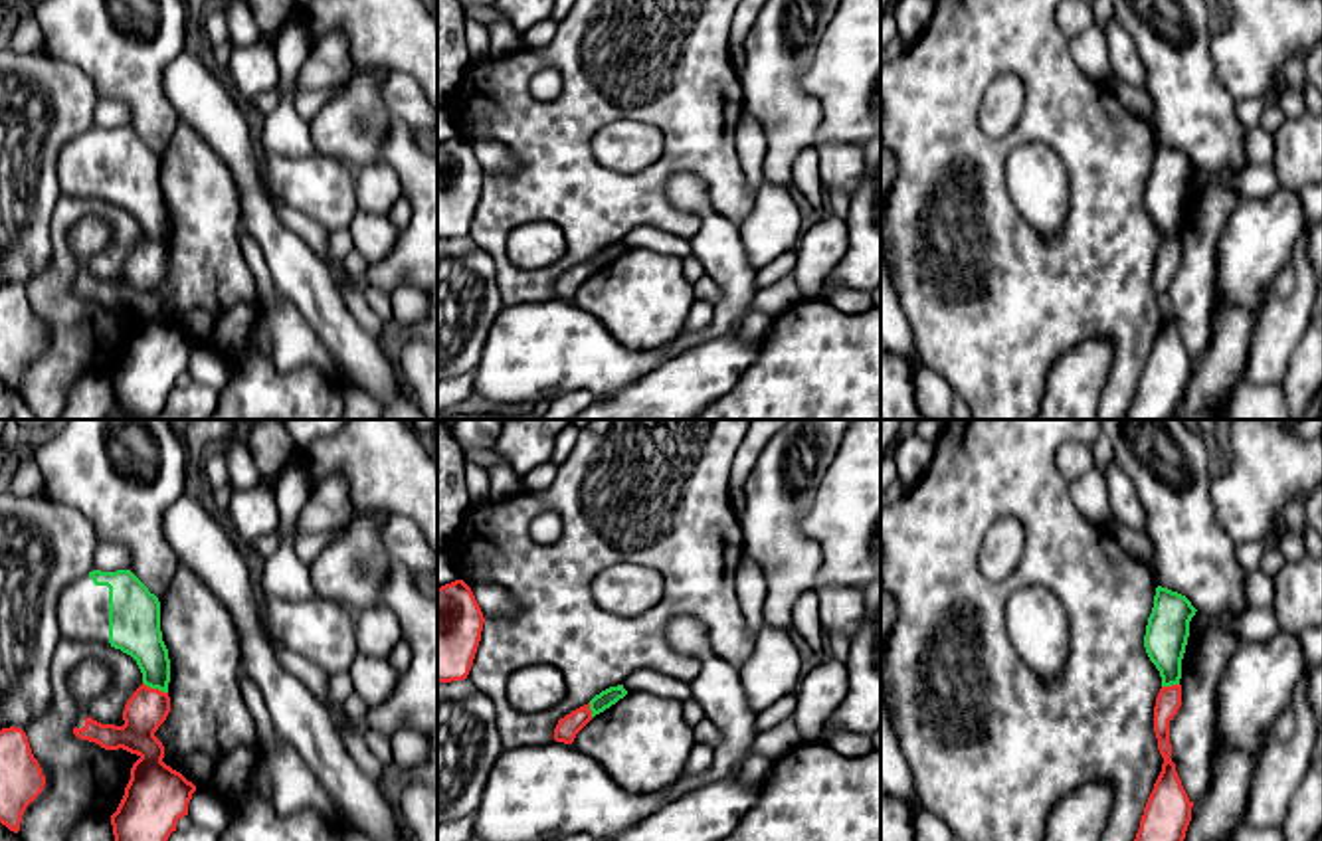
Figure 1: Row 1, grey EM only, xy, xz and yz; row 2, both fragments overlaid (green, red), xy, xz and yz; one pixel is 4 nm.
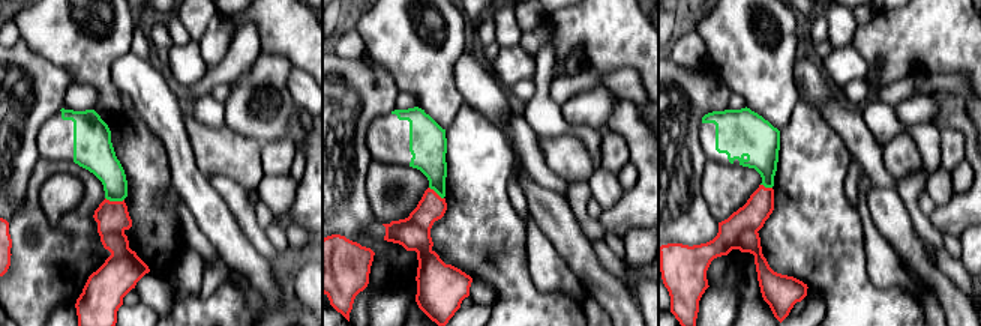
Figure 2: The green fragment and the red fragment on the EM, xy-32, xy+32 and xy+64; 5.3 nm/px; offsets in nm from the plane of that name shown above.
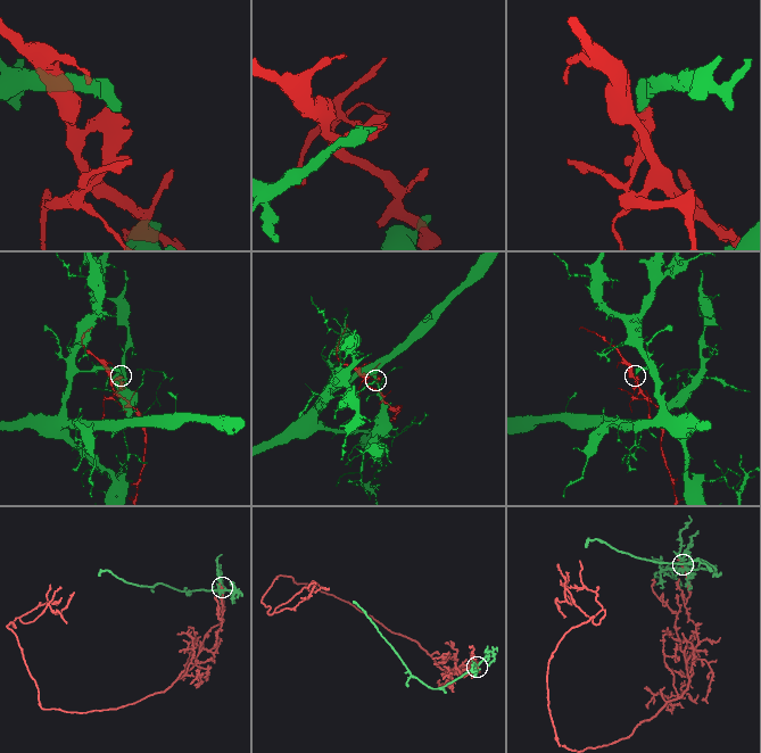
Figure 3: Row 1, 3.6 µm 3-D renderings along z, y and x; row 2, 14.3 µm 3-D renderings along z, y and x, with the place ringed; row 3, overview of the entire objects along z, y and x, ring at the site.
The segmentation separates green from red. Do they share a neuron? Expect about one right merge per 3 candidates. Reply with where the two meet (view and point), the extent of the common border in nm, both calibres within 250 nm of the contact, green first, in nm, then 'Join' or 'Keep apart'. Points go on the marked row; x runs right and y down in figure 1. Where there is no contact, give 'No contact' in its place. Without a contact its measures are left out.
Touches green at xy (155, 687). Shared border 120 nm. Thickness 200 nm (green) against 170 nm. Keep apart

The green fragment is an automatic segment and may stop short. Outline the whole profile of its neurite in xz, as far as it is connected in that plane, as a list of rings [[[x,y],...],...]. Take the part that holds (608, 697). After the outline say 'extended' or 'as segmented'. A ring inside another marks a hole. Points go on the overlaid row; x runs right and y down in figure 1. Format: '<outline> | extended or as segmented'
[[[623,685],[610,687],[610,689],[602,691],[600,695],[596,695],[590,701],[592,718],[596,714],[604,712],[606,708],[610,708],[612,704],[615,704],[625,695],[627,695],[627,691],[623,689]]] | as segmented

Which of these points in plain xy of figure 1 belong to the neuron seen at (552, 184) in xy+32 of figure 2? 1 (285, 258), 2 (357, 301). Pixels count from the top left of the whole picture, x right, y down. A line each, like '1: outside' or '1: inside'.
1: outside
2: inside

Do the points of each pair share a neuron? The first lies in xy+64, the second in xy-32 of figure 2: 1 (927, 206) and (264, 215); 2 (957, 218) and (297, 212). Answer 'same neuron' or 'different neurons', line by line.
1: same neuron
2: same neuron

